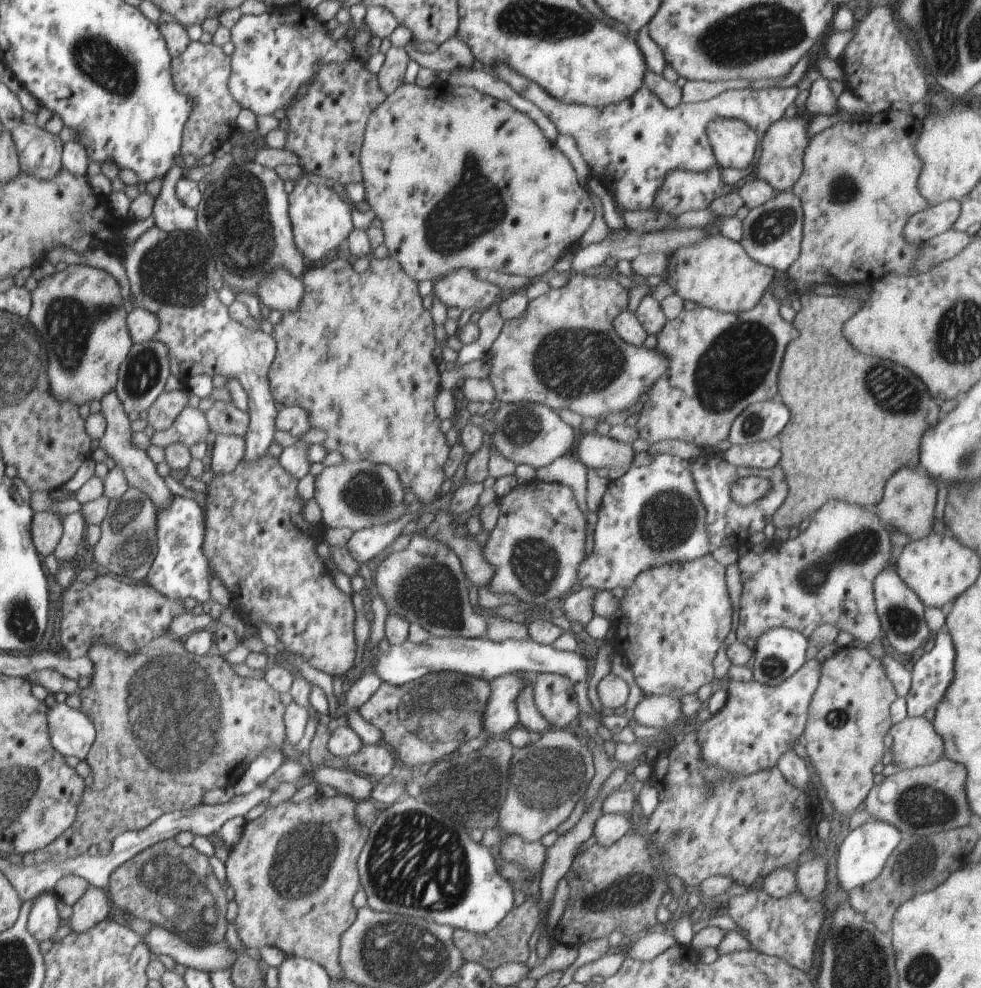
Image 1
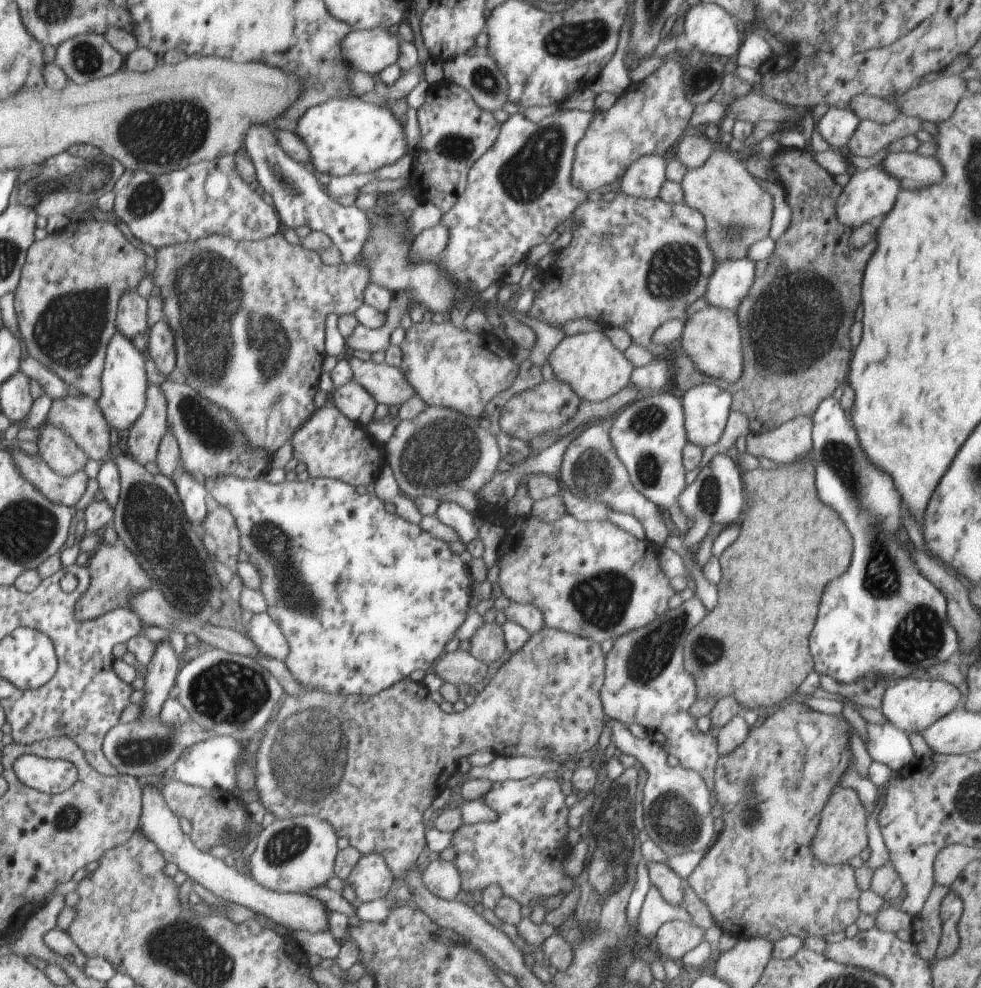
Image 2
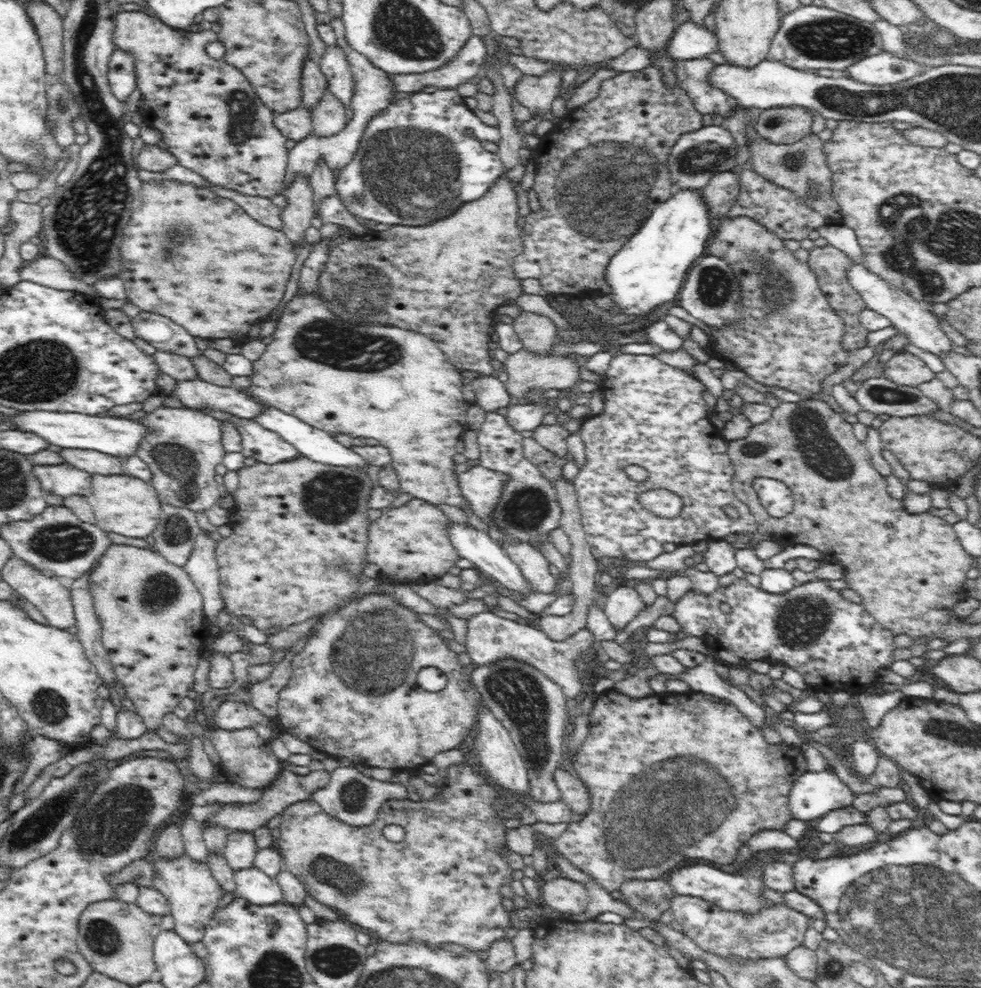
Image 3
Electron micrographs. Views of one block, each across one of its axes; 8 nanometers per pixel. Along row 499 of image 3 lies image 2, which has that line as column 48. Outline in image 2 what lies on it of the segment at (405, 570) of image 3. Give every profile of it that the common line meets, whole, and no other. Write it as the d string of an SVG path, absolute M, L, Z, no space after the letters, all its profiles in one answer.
M84 394L52 400L46 422L60 426L87 453L89 459L103 460L110 450L110 429L97 400Z

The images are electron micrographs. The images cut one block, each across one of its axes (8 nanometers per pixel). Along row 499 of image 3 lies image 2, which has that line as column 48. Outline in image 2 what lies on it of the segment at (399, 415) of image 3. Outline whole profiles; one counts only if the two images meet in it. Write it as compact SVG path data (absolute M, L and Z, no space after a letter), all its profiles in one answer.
M44 421L38 438L39 455L56 474L72 476L88 463L87 453L60 426Z

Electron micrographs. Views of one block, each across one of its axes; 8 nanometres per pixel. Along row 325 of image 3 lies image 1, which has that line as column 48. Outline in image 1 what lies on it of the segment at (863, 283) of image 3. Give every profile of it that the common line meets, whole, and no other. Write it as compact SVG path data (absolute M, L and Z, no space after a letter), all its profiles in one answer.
M53 892L43 893L34 899L27 917L27 930L30 935L38 942L52 940L60 927L56 895Z

